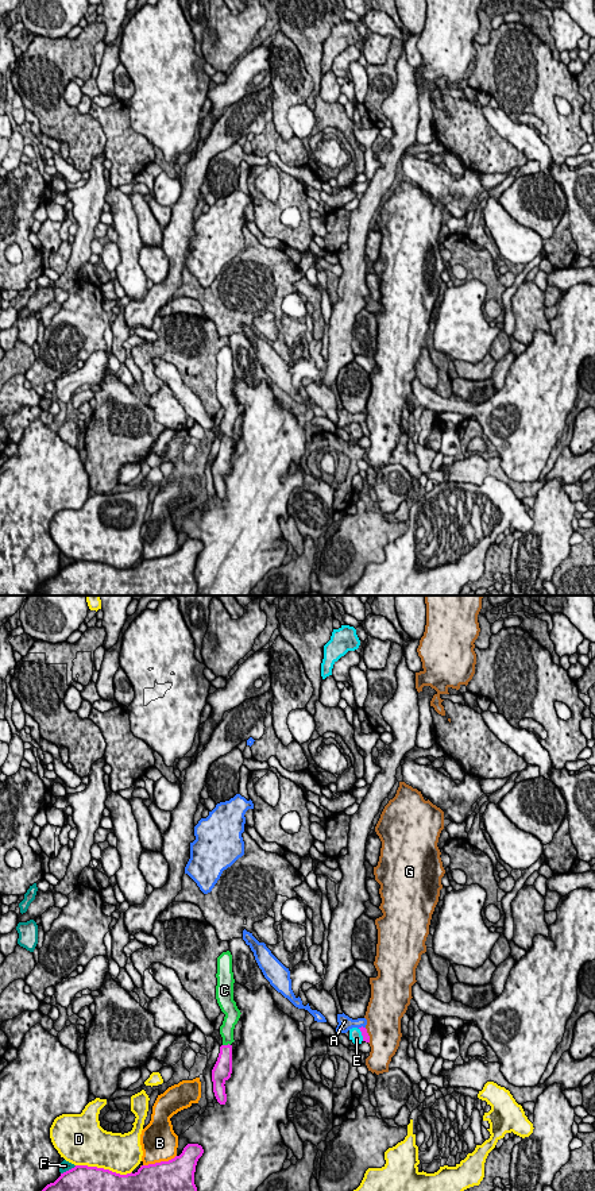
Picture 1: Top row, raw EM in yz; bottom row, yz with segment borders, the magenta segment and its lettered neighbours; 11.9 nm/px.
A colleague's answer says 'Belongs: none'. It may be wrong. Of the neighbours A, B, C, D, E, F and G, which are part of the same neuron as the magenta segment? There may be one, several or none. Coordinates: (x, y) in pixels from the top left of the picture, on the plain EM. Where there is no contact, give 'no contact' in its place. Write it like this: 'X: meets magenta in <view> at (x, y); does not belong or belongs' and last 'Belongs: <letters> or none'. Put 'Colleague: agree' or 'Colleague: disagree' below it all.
A: meets magenta in yz at (362, 421); does not belong
B: meets magenta in yz at (158, 558); does not belong
C: meets magenta in yz at (225, 440); belongs
D: meets magenta in yz at (103, 563); does not belong
E: meets magenta in yz at (362, 430); does not belong
F: meets magenta in yz at (69, 565); does not belong
G: meets magenta in yz at (369, 431); does not belong
Belongs: C
Colleague: disagree

